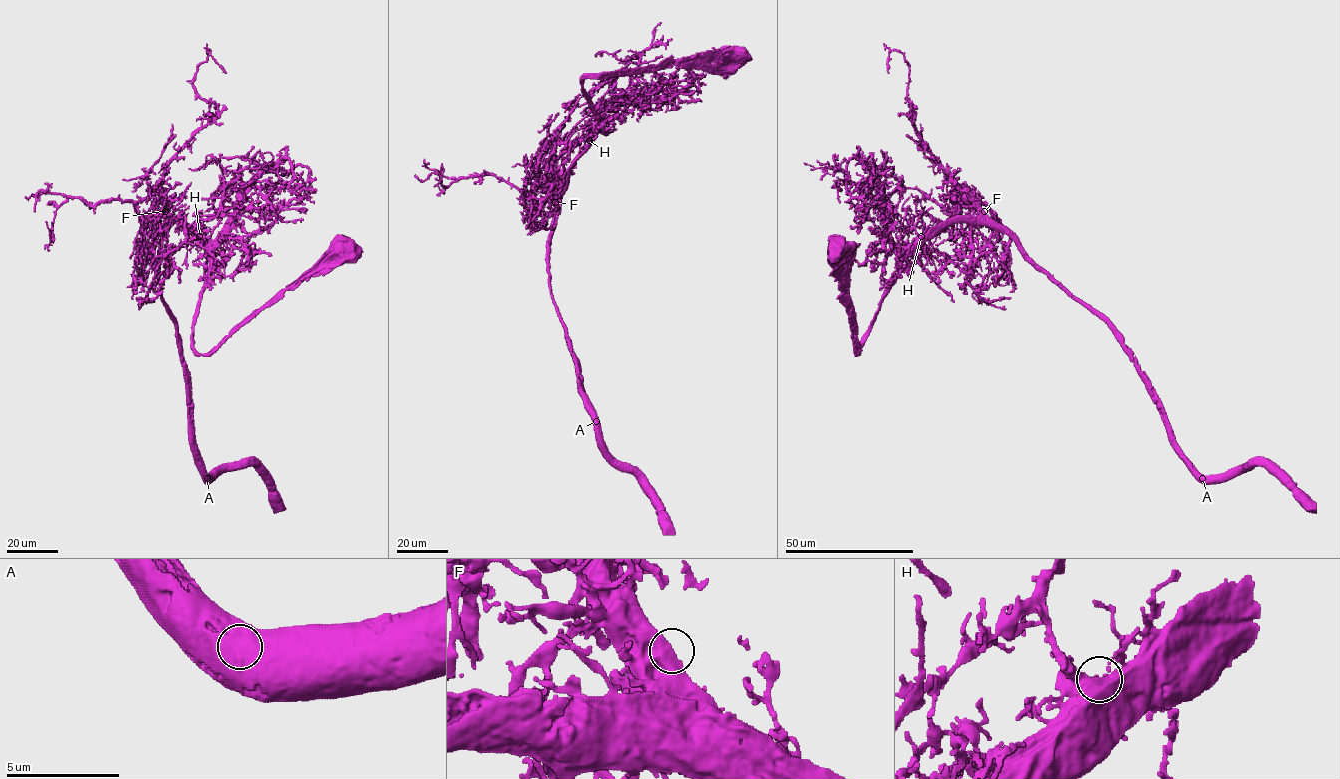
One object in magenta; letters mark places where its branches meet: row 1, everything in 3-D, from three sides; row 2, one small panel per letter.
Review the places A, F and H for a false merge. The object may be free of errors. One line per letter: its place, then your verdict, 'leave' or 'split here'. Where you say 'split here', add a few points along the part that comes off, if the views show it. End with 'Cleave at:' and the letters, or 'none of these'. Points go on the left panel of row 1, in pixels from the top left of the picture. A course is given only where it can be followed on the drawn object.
A: place (207, 478); leave
F: place (165, 211); leave
H: place (199, 236); leave
Cleave at: none of these

